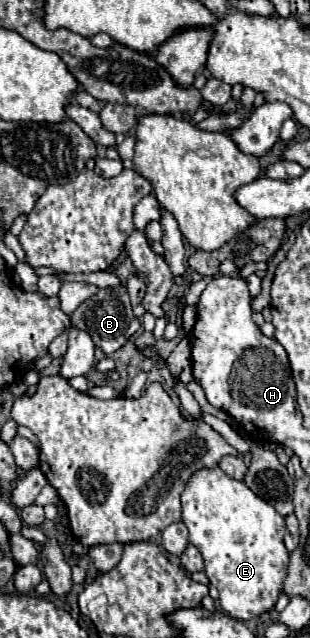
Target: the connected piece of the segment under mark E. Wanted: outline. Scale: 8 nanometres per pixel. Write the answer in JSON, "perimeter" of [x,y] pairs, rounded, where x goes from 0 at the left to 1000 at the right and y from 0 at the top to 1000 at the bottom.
{"perimeter":[[[706,730],[635,737],[616,743],[597,768],[584,774],[590,790],[590,821],[610,831],[610,850],[648,865],[661,878],[661,900],[674,912],[706,925],[713,956],[765,972],[810,972],[887,953],[906,931],[906,918],[926,906],[932,865],[913,853],[919,840],[919,812],[894,806],[887,793],[823,777],[784,752],[739,749]]]}

